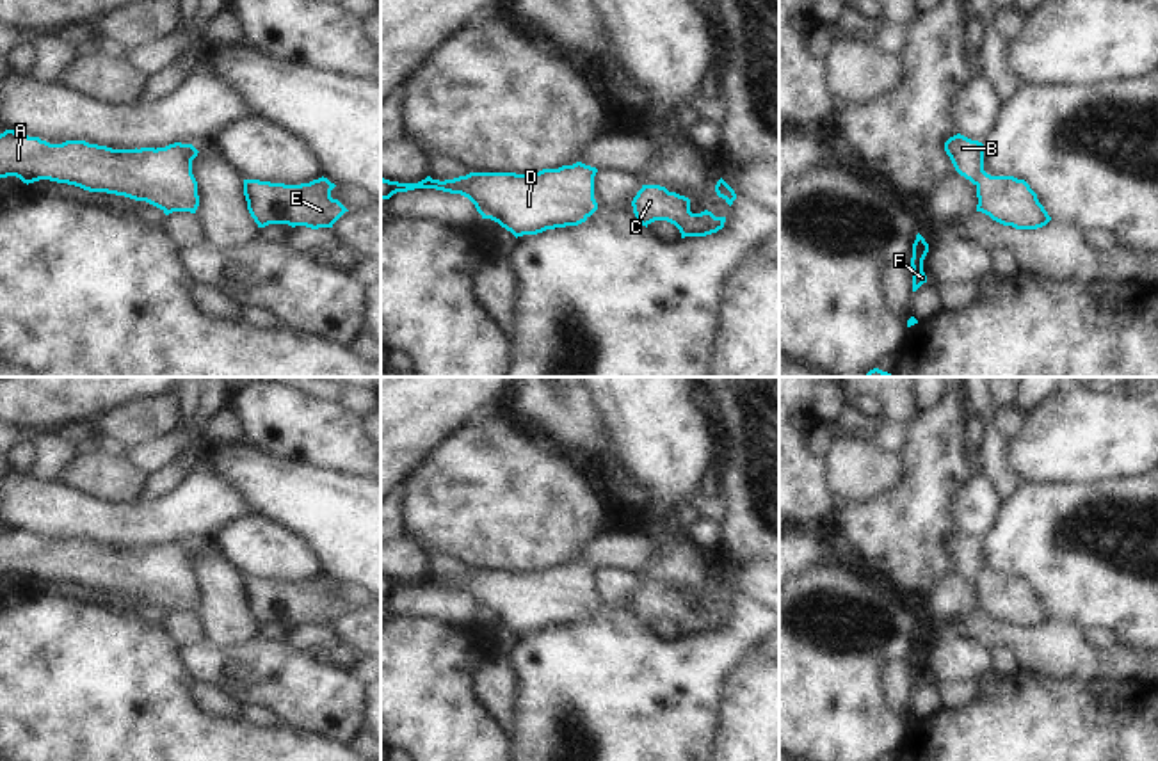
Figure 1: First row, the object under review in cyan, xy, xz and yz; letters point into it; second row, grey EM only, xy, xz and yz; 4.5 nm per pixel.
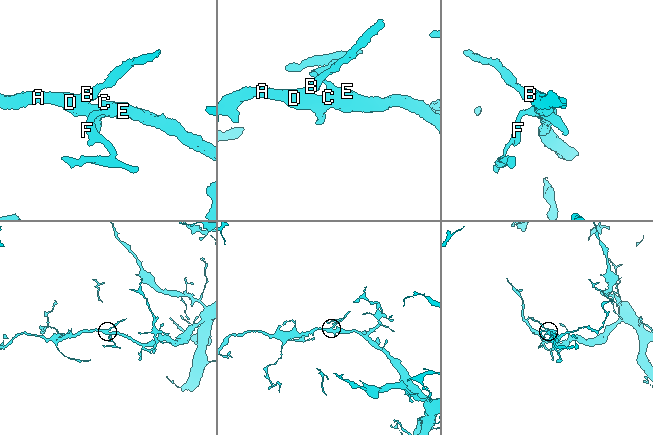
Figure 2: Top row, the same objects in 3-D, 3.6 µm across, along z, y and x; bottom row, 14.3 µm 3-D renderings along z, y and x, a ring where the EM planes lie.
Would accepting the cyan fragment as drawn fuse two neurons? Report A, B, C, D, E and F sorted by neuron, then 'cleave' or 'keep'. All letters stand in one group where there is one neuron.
A B C D E F; keep

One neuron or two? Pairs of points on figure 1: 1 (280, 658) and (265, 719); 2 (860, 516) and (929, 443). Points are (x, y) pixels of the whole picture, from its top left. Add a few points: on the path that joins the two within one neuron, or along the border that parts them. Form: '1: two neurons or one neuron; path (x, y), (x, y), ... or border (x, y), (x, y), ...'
1: two neurons; border (241, 703), (262, 706), (283, 722)
2: one neuron; path (884, 516), (929, 468)

